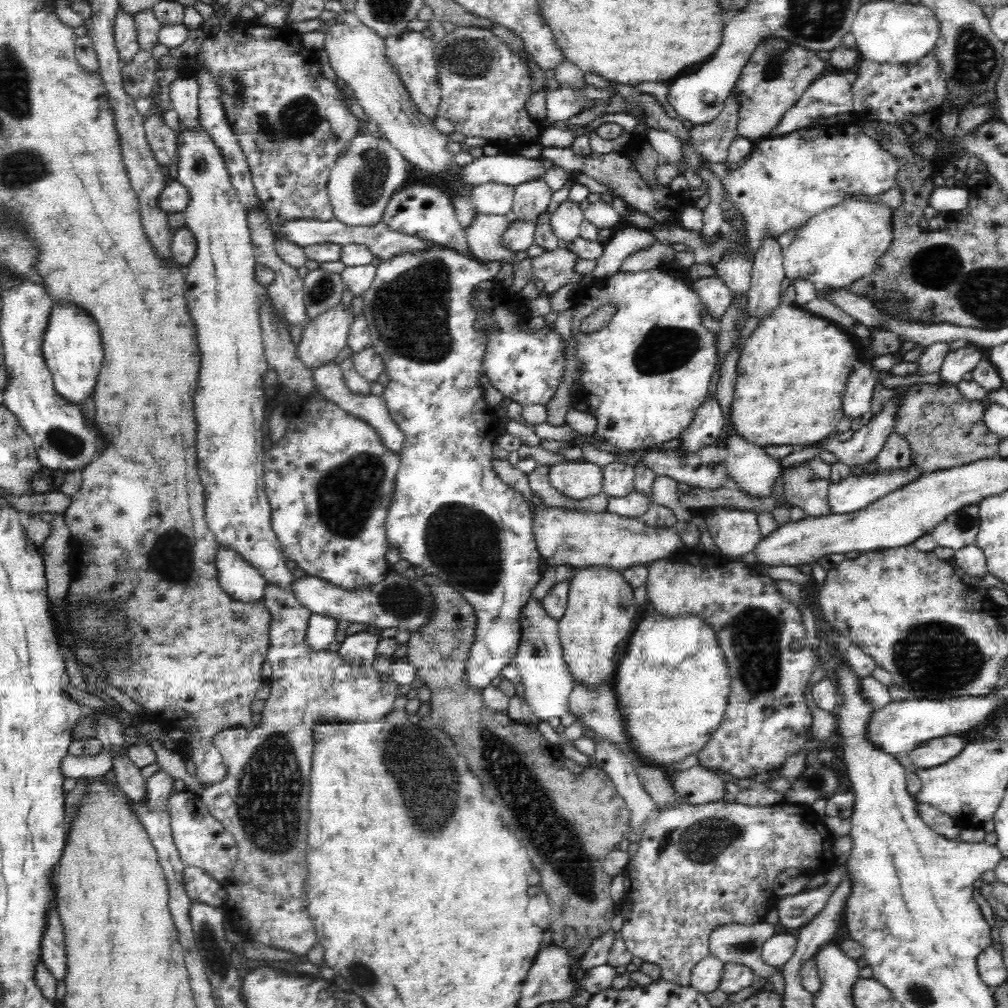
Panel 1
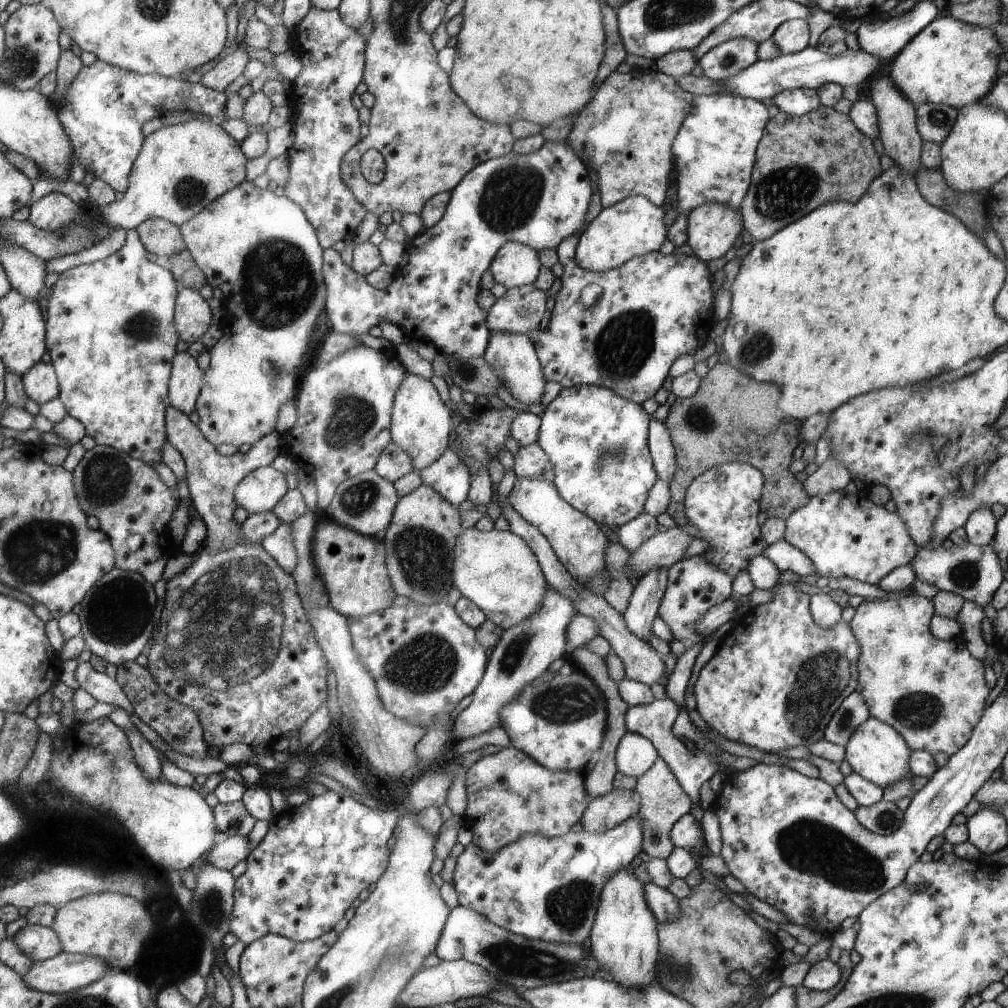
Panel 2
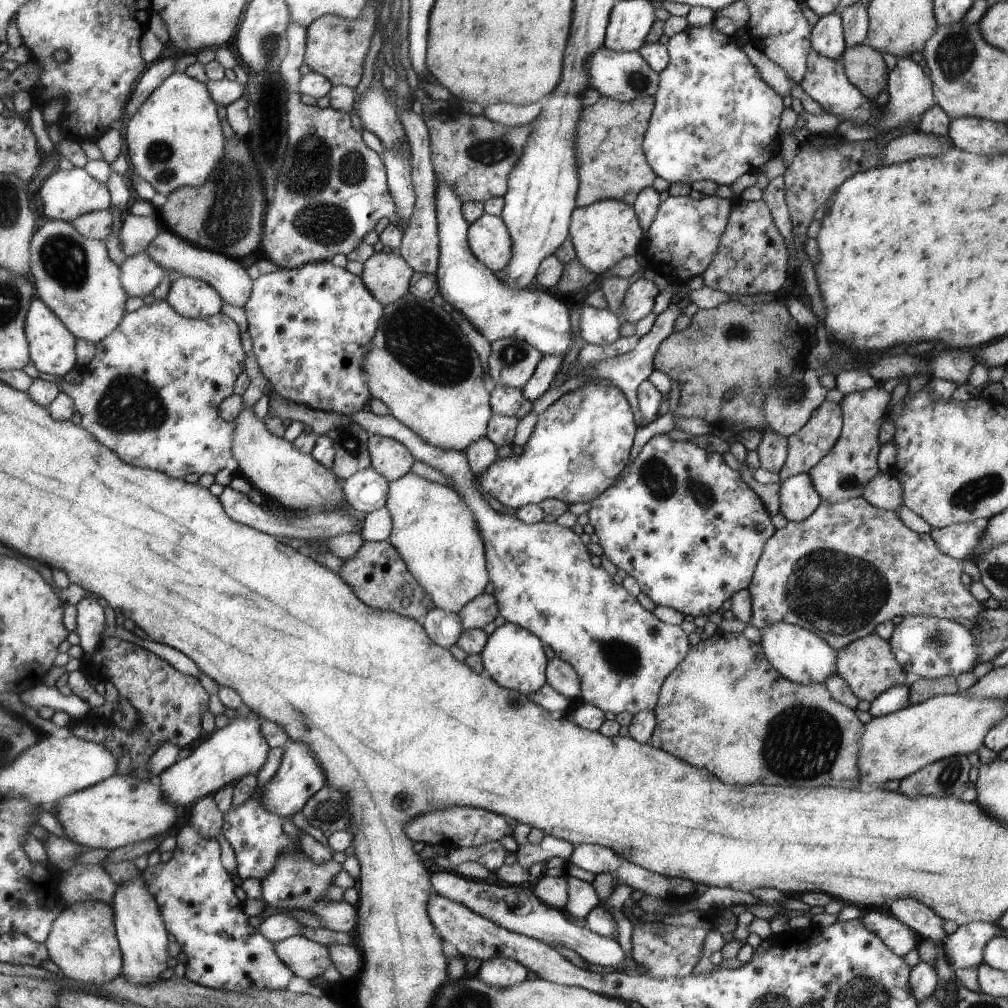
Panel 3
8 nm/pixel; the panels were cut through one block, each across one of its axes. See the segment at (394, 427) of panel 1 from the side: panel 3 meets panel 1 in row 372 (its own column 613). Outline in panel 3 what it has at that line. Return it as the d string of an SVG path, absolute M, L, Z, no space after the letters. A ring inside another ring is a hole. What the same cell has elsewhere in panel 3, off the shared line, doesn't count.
M585 305L580 315L580 336L585 344L611 344L620 337L621 322L609 309L599 310Z

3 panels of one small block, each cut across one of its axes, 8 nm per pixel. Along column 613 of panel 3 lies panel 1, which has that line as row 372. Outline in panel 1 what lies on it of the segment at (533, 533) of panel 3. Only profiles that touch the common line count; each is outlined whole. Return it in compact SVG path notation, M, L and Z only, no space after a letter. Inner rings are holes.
M672 266L640 272L618 271L600 284L600 292L598 286L588 290L578 287L572 298L571 330L576 342L576 360L582 368L580 392L584 394L589 414L597 420L596 436L620 450L642 450L678 438L708 397L708 386L718 362L715 334L702 325L700 317L709 312L700 297L679 278L673 277L676 272ZM605 304L616 307L608 325L592 334L582 333L582 320Z

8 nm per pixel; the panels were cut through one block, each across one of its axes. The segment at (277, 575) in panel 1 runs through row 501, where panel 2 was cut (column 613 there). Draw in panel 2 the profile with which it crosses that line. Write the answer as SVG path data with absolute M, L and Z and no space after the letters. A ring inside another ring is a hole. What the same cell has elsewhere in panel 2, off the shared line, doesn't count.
M629 196L593 218L590 226L580 234L576 257L582 268L592 272L606 272L620 267L633 256L660 250L668 238L668 227L664 226L664 210L645 196Z

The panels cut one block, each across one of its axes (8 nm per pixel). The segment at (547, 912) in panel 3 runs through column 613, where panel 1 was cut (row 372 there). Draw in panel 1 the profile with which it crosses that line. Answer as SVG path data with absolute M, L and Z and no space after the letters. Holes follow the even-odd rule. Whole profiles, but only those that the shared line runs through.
M968 345L959 350L950 351L938 374L948 385L958 384L963 380L964 375L971 372L982 360L981 350Z

